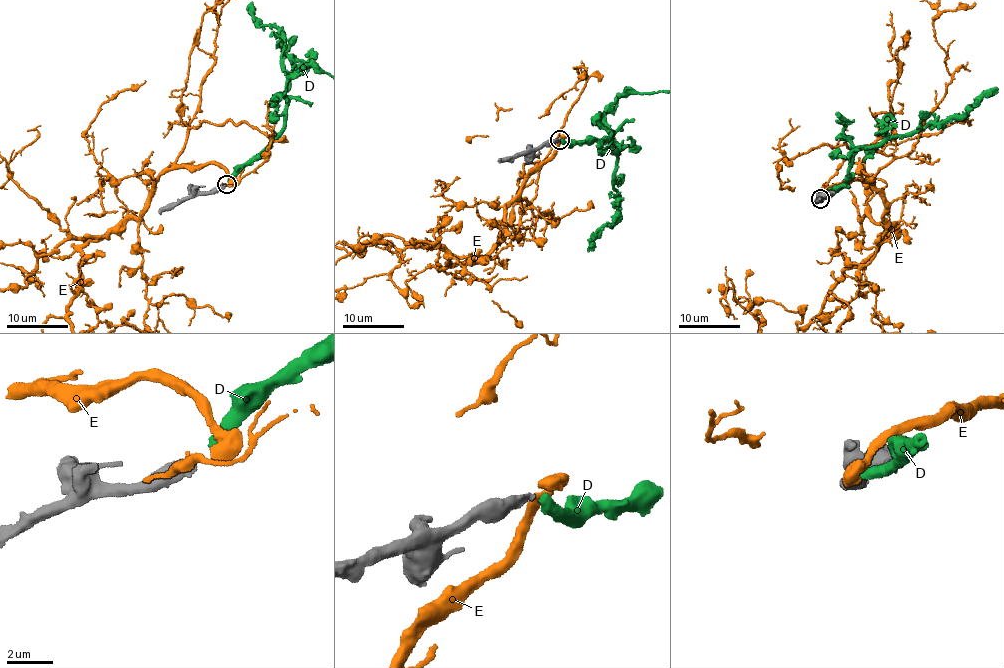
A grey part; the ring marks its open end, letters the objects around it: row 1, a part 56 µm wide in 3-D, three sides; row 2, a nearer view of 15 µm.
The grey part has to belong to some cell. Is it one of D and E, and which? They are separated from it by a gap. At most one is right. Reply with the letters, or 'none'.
D

